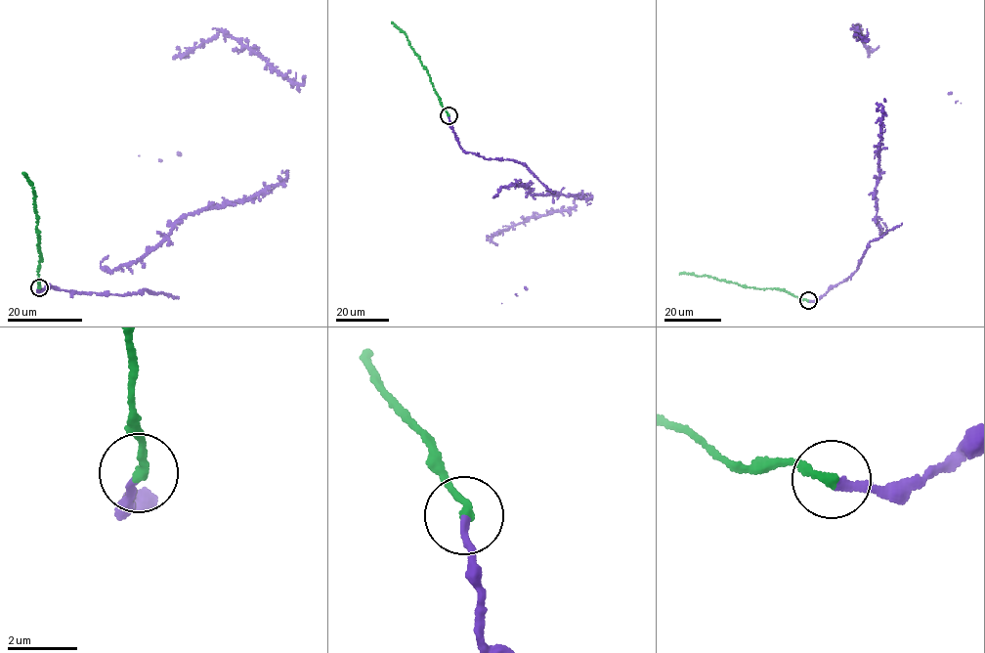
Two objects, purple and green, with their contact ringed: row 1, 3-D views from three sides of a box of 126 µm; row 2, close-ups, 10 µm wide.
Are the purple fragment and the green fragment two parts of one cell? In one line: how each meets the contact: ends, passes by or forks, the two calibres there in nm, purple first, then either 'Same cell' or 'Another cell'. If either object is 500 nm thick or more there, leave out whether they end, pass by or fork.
At the ring purple ends. At the ring green ends. Thickness 220 nm (purple) against 280 nm. Same cell

